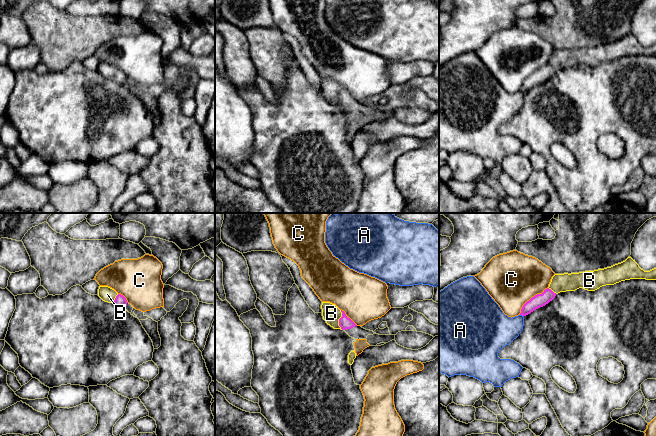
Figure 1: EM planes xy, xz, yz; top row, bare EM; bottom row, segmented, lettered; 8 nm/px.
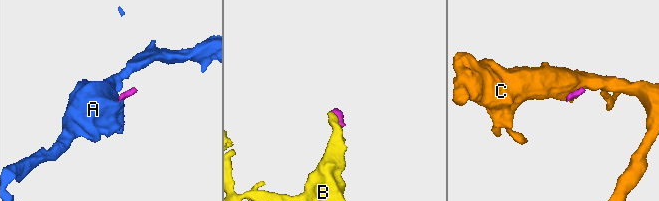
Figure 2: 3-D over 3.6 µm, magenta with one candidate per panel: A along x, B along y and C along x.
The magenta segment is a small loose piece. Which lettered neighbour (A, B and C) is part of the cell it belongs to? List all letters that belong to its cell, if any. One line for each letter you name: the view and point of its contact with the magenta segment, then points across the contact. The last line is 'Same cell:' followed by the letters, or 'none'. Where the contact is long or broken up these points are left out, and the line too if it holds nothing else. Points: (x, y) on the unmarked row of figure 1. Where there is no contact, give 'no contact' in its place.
B: meets magenta in xz at (339, 96); runs through xz (345, 99), (339, 96), (331, 89)
Same cell: B

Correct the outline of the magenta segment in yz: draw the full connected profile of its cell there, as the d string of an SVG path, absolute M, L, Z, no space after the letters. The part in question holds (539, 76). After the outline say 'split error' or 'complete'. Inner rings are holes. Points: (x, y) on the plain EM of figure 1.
M628 33L625 37L604 45L571 50L555 50L549 63L542 70L535 71L523 81L520 91L526 92L545 82L560 68L575 67L579 64L595 67L602 62L614 61L630 55L656 56L656 44L644 47L635 36Z; split error

